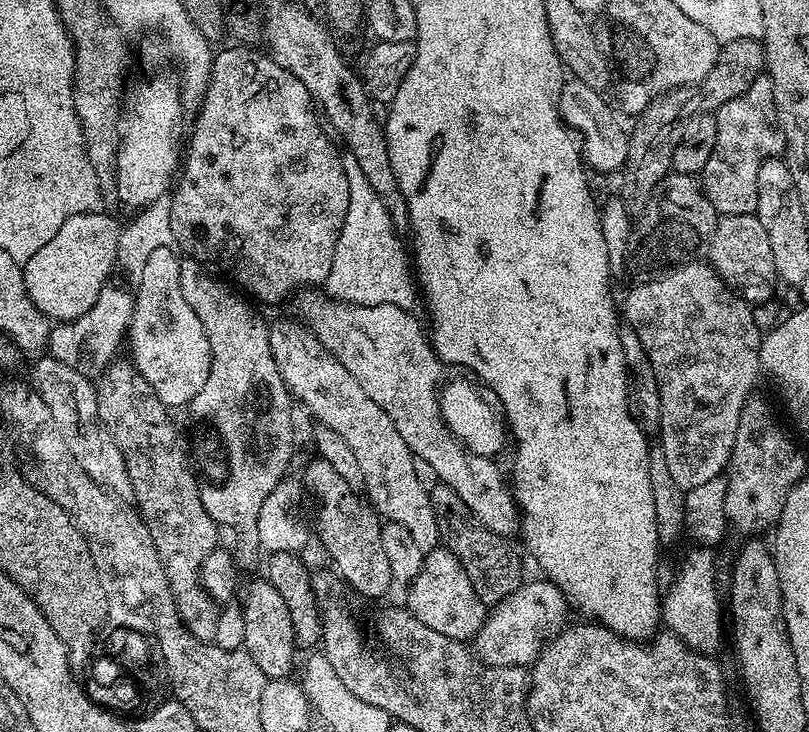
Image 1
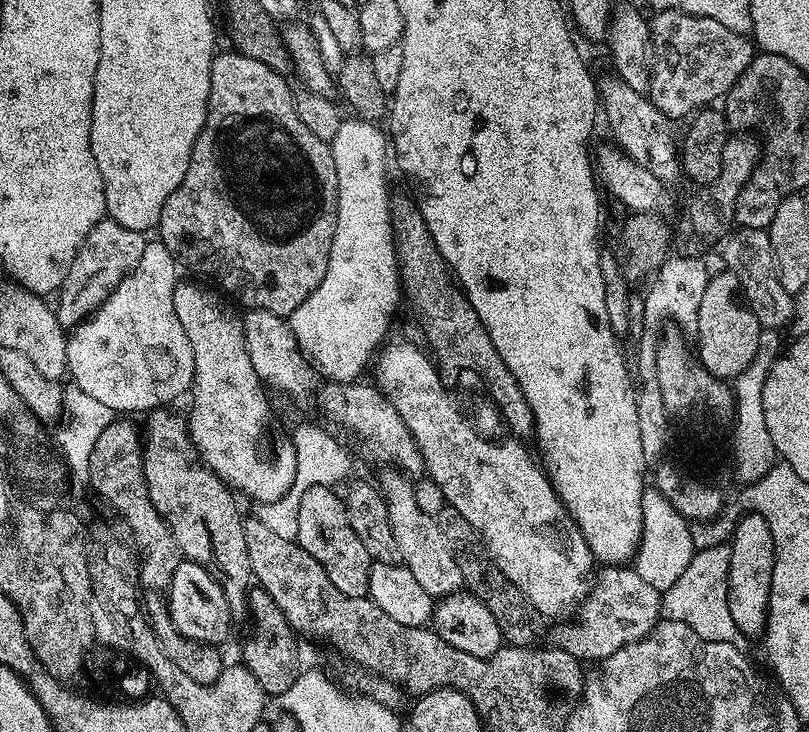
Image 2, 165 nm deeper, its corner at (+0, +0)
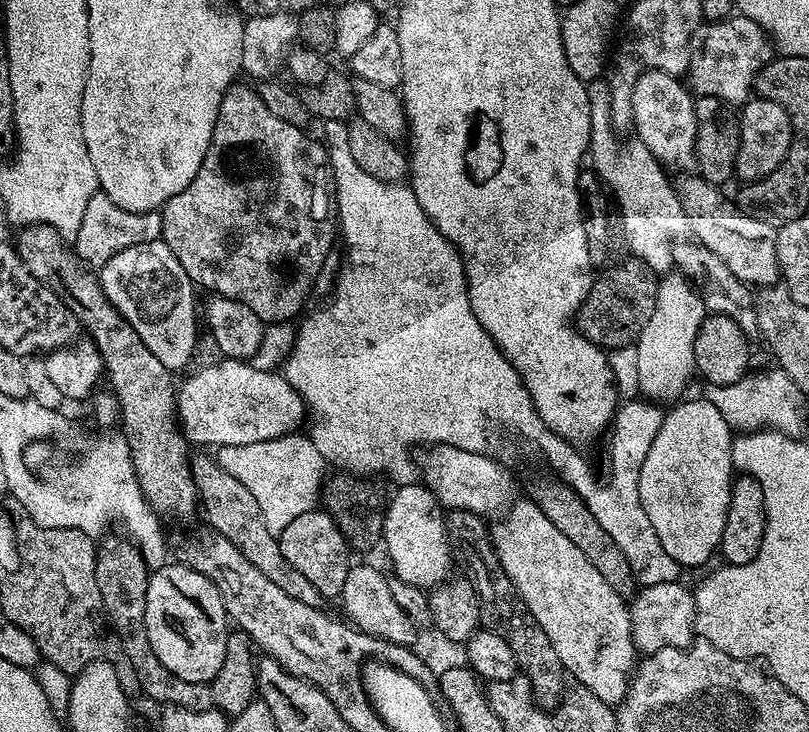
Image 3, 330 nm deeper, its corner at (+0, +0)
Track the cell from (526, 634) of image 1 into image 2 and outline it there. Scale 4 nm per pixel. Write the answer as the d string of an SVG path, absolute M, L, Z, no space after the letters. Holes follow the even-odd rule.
M604 566L595 573L588 594L584 597L579 608L580 621L576 625L562 625L556 632L555 643L562 650L574 654L576 659L581 662L587 662L587 660L602 662L610 654L620 650L622 646L643 640L656 629L657 624L661 623L662 620L662 592L650 586L641 575L636 573L635 567Z

